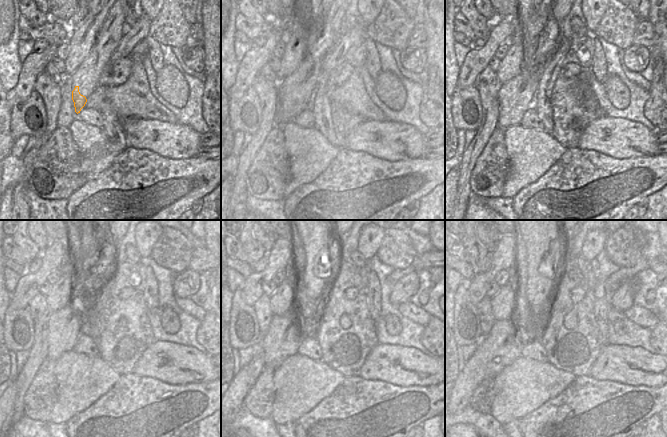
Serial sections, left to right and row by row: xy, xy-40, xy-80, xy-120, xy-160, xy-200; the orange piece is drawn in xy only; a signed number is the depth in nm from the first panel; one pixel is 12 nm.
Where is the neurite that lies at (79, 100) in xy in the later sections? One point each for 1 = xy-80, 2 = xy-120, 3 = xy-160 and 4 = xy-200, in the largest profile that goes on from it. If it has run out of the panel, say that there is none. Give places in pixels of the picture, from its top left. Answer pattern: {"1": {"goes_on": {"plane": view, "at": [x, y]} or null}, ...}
{"1": {"goes_on": {"plane": "xy-80", "at": [512, 105]}}, "2": {"goes_on": {"plane": "xy-120", "at": [63, 331]}}, "3": {"goes_on": {"plane": "xy-160", "at": [285, 332]}}, "4": {"goes_on": {"plane": "xy-200", "at": [509, 336]}}}

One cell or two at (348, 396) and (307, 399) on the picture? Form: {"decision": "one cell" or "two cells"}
{"decision": "two cells"}

